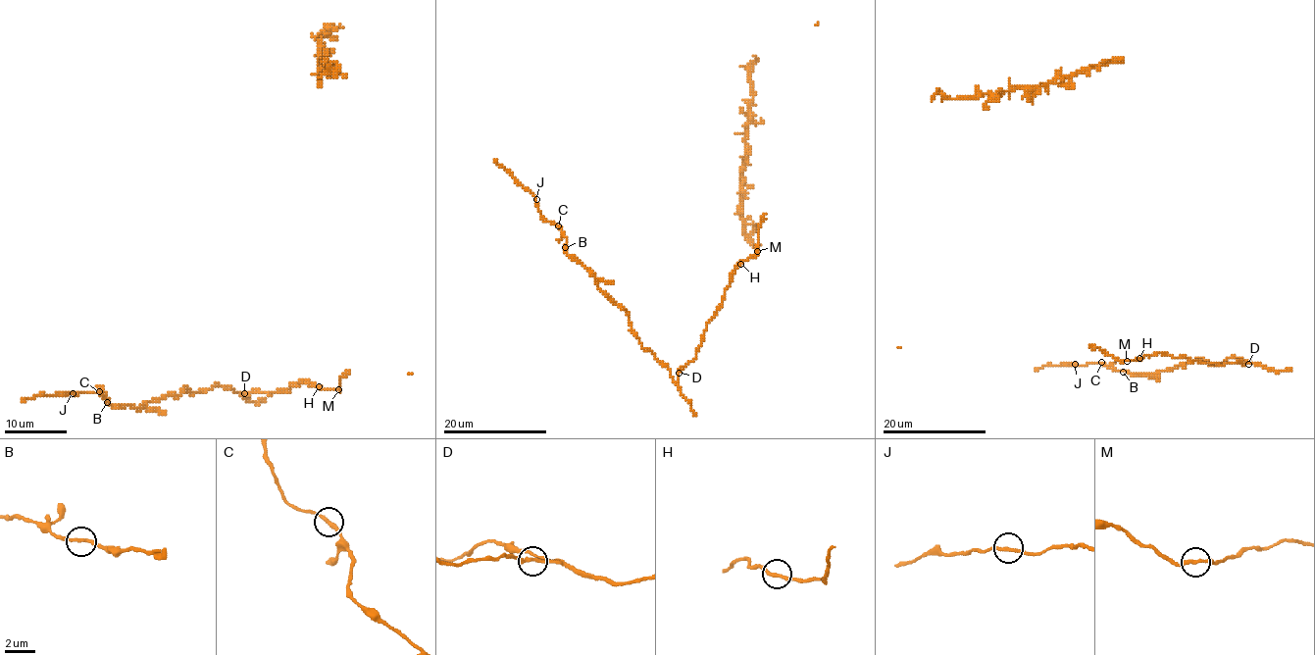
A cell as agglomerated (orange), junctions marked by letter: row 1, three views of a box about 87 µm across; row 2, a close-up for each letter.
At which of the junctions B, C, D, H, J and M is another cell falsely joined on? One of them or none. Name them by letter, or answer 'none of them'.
none of them

